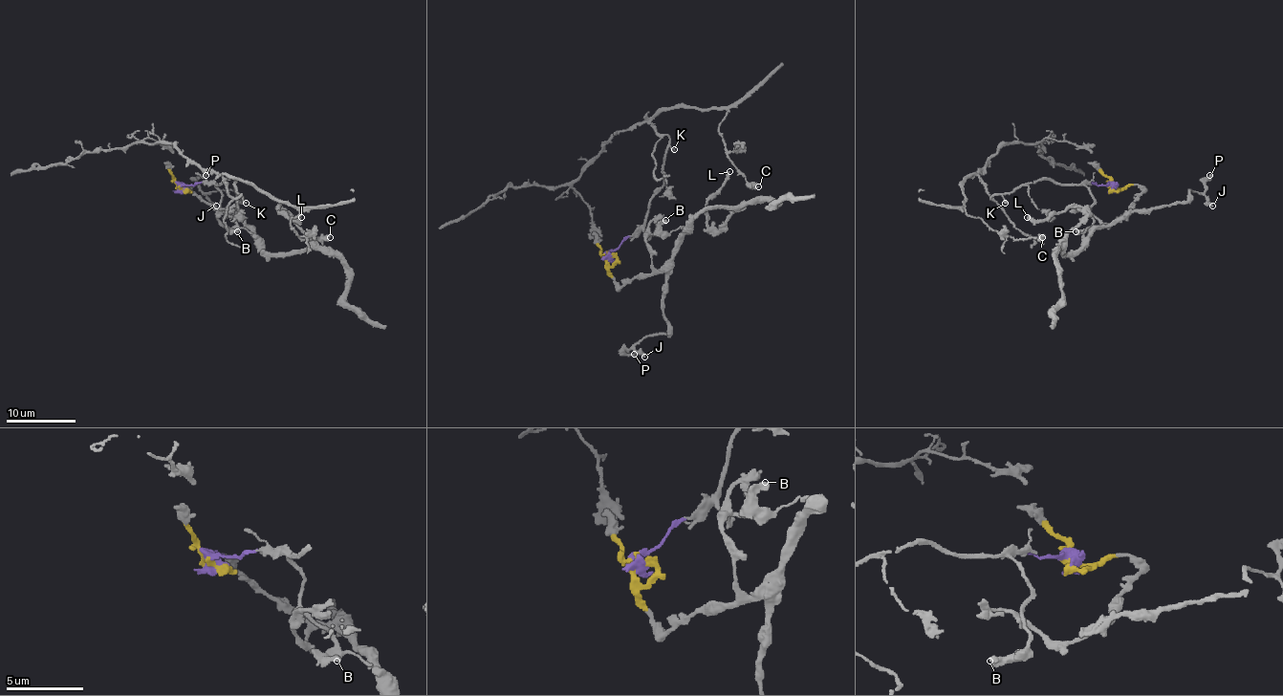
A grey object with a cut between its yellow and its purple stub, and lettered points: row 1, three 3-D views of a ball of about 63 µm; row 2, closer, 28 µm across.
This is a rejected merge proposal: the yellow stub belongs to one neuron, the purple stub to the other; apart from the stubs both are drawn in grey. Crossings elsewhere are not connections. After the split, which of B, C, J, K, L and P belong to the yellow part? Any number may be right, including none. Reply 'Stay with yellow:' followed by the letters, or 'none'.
Stay with yellow: J, L, P

